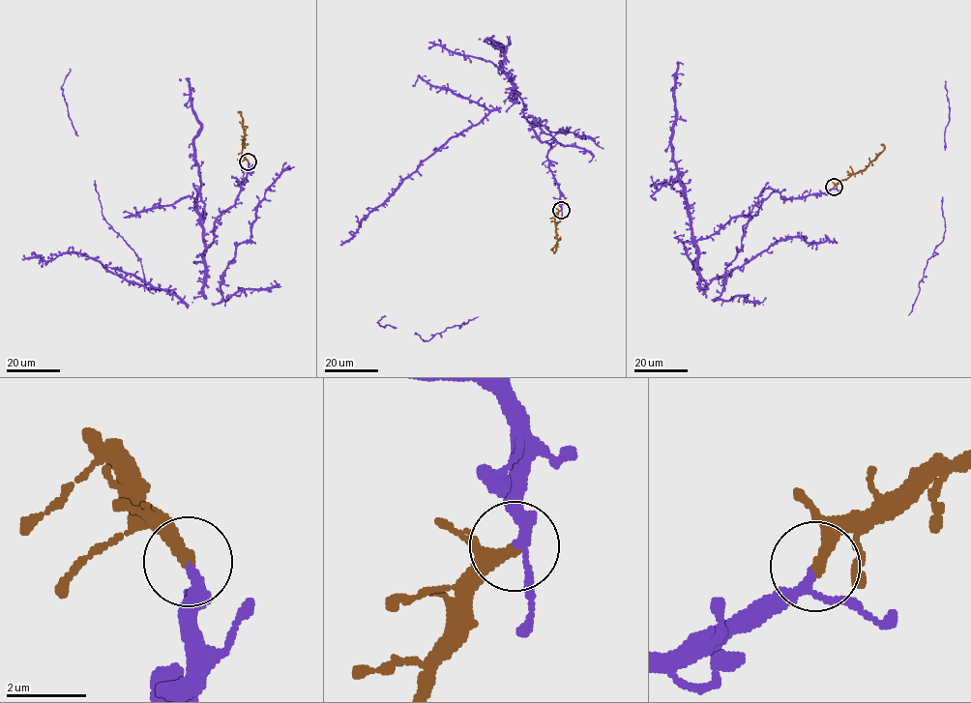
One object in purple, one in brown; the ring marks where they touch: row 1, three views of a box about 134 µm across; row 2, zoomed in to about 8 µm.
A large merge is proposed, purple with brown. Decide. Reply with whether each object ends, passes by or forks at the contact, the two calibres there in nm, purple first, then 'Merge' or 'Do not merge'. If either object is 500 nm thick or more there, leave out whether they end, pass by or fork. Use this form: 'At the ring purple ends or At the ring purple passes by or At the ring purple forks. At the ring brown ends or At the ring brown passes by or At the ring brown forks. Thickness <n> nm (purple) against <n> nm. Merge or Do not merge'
At the ring purple passes by. At the ring brown ends. Thickness 180 nm (purple) against 360 nm. Merge

